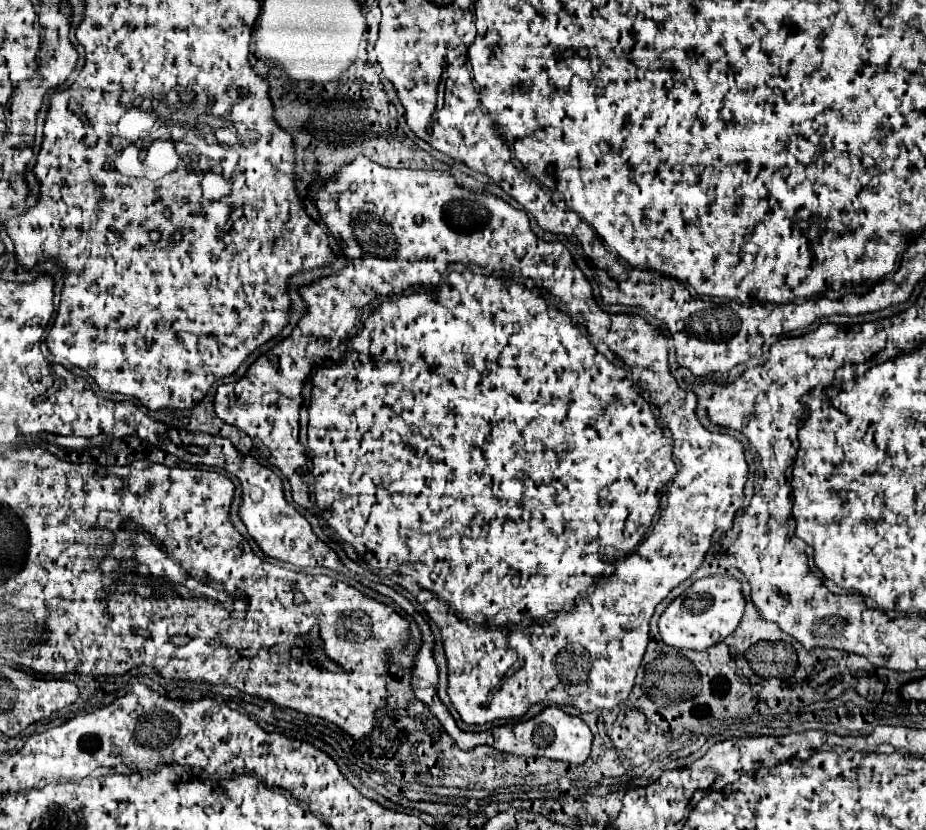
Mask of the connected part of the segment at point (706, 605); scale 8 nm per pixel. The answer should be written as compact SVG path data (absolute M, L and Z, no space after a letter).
M702 577L678 595L658 619L660 639L676 649L704 651L728 637L744 615L744 597L740 583L730 577Z

